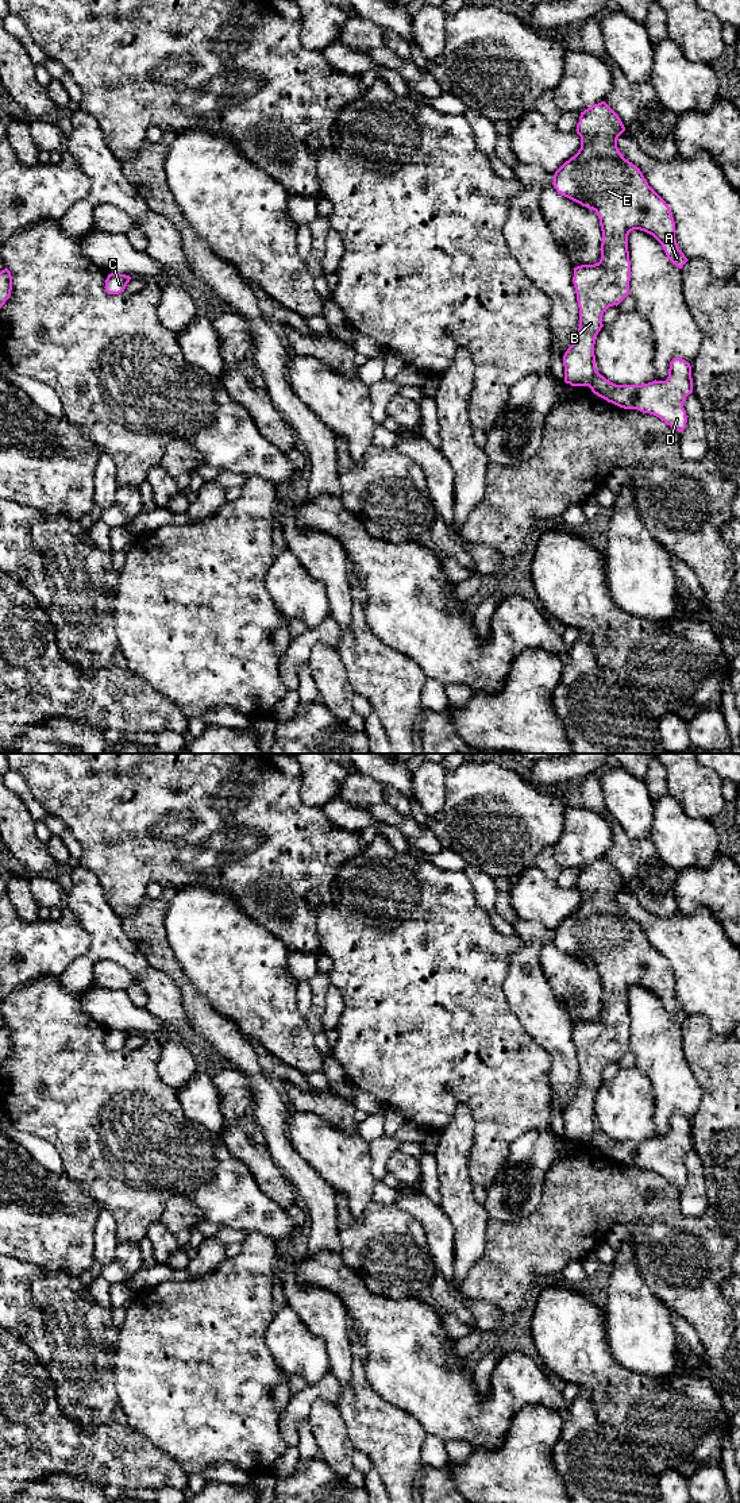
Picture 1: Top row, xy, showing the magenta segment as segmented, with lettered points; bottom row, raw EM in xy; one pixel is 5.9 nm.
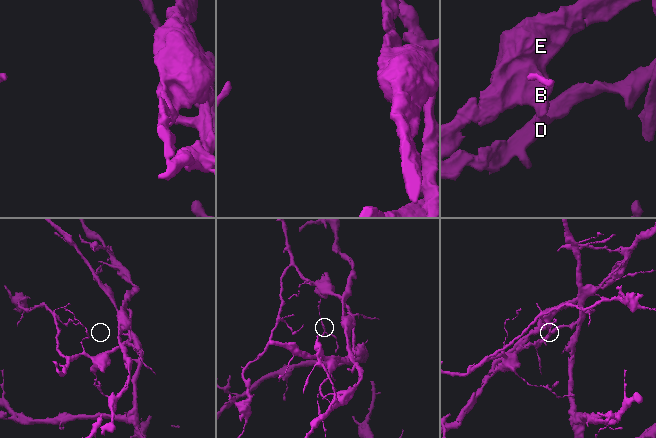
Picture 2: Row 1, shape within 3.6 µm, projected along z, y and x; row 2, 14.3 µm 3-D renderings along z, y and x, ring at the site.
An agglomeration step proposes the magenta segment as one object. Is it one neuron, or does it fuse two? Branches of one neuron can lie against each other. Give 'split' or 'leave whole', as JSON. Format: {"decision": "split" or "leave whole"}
{"decision": "split"}

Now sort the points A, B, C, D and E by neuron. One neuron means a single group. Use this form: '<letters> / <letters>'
A B E / C D

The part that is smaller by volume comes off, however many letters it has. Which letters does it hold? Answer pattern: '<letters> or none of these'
C, D

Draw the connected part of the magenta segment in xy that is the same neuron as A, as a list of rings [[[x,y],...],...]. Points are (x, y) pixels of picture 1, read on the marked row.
[[[601,101],[581,112],[575,131],[581,136],[581,149],[555,172],[552,185],[562,196],[593,209],[602,231],[600,262],[574,267],[573,284],[579,308],[579,328],[563,355],[564,382],[571,386],[590,386],[597,373],[594,344],[604,327],[602,315],[629,294],[629,232],[640,230],[652,235],[662,244],[667,258],[679,269],[689,259],[678,247],[670,207],[648,185],[640,169],[625,159],[617,147],[617,139],[625,131],[618,115]]]

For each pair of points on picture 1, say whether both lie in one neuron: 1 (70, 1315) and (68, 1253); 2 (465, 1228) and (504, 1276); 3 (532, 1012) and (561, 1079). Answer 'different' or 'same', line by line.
1: different
2: different
3: same

